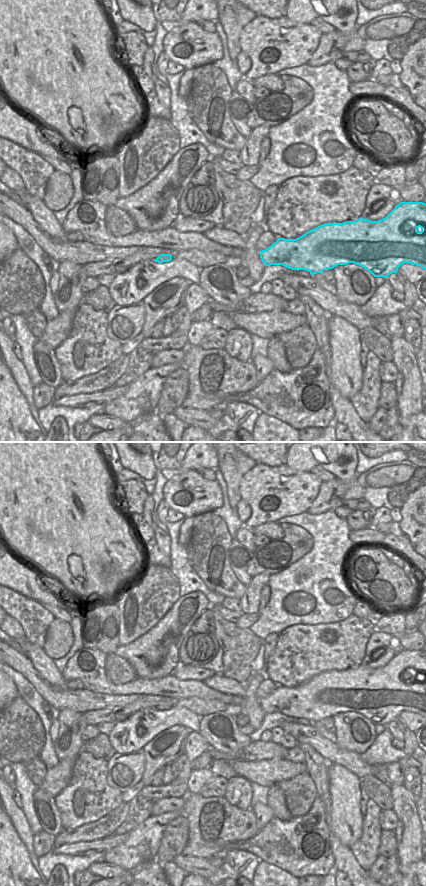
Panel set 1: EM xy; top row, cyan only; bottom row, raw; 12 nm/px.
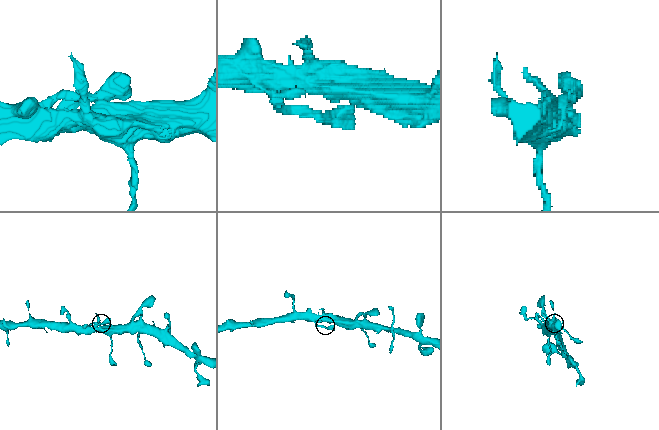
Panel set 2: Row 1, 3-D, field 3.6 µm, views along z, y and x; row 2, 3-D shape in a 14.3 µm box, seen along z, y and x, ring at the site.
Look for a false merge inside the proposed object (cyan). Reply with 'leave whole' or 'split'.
leave whole

